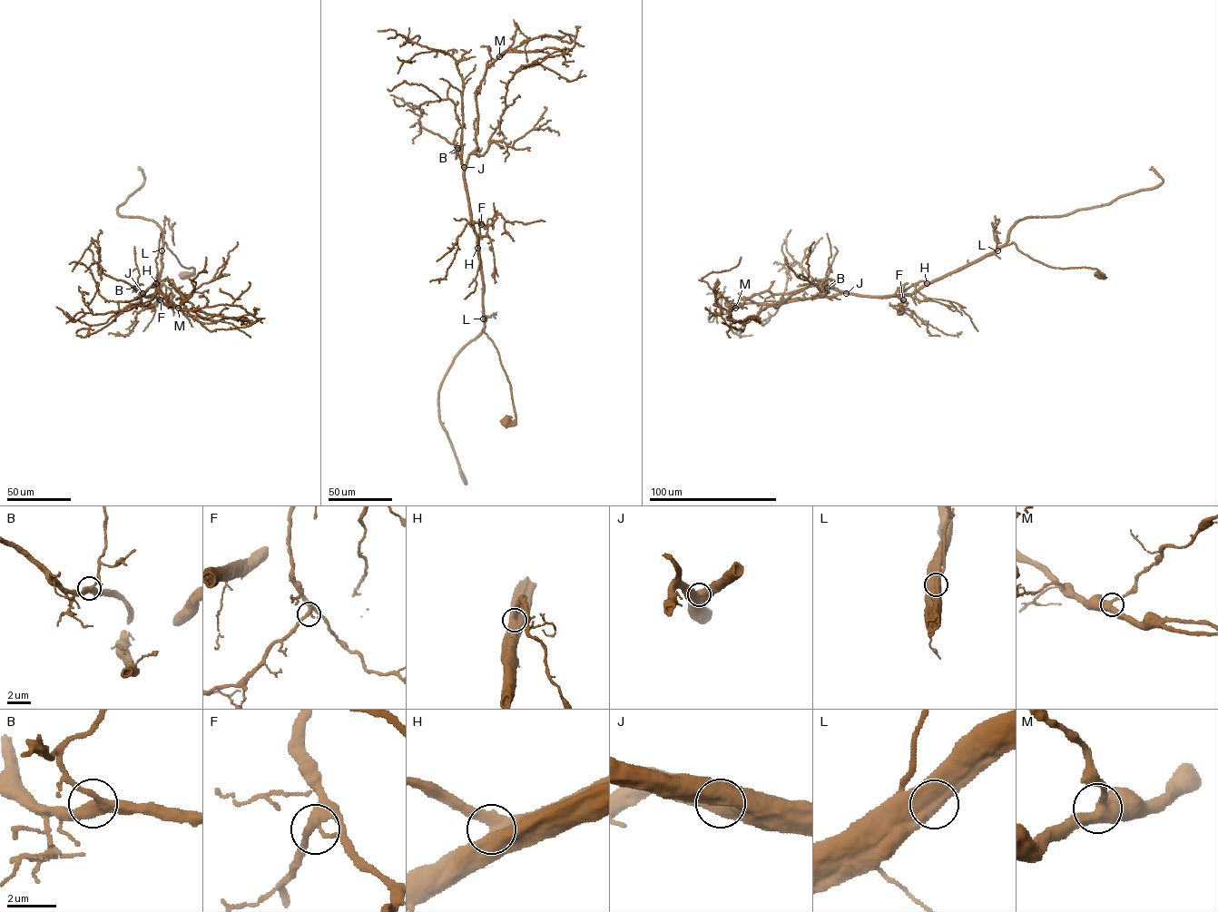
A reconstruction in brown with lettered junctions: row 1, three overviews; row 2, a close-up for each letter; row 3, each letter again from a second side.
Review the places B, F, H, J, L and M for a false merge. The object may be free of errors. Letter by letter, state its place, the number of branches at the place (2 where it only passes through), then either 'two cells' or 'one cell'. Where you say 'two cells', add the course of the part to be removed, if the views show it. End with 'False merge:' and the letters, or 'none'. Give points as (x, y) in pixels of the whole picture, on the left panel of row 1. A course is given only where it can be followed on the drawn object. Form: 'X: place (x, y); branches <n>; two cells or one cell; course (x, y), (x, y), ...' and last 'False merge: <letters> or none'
B: place (136, 288); branches 3; one cell
F: place (160, 299); branches 2; one cell
H: place (156, 283); branches 2; one cell
J: place (142, 293); branches 1; one cell
L: place (162, 250); branches 2; one cell
M: place (178, 308); branches 3; one cell
False merge: none

